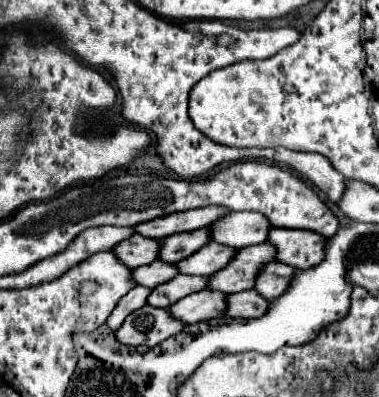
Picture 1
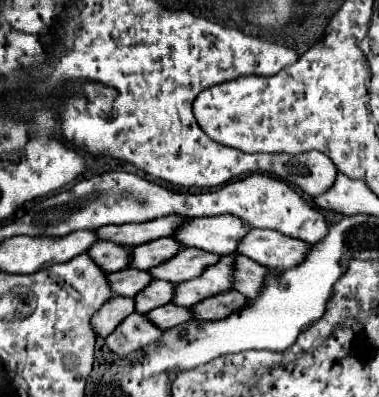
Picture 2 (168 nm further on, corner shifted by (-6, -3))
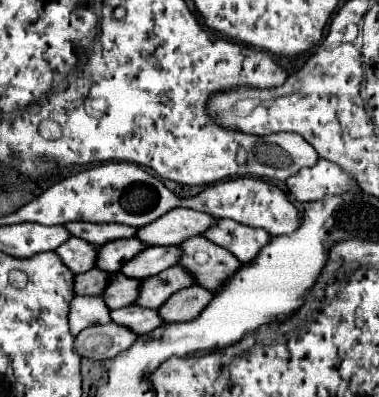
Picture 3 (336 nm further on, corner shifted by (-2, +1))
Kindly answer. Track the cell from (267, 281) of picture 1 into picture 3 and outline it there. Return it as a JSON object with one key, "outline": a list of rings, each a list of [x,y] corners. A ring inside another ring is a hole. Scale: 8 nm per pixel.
{"outline":[[[195,236],[195,240],[183,240],[183,244],[177,244],[177,248],[183,252],[179,266],[193,274],[197,286],[203,286],[211,292],[219,290],[223,282],[239,268],[239,260],[231,256],[231,252],[215,246],[203,236]]]}

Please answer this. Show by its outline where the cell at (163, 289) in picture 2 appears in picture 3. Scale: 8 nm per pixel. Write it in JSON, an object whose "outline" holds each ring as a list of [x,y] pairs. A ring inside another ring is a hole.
{"outline":[[[121,272],[111,274],[111,284],[107,284],[107,292],[103,292],[103,300],[111,310],[131,306],[139,292],[139,280],[131,280]]]}

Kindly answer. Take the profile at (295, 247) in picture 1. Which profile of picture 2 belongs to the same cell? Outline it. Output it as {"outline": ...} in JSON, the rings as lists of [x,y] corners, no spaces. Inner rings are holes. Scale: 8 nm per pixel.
{"outline":[[[255,228],[237,248],[239,254],[249,256],[251,260],[279,272],[283,272],[283,268],[295,268],[295,264],[299,264],[299,260],[303,260],[309,250],[311,244],[303,244],[303,240],[283,236],[281,232]]]}

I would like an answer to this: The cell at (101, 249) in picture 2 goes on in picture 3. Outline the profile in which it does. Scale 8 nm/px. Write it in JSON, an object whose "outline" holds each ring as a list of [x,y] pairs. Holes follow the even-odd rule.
{"outline":[[[69,238],[59,248],[55,248],[55,254],[71,268],[71,272],[87,272],[95,266],[97,248],[93,244],[87,244],[85,240]]]}

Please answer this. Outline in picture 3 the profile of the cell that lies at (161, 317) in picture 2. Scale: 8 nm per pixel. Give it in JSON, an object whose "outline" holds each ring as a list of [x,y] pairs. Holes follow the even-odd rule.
{"outline":[[[127,306],[127,308],[119,308],[119,310],[111,310],[111,320],[115,324],[123,324],[125,328],[131,328],[137,336],[149,334],[151,330],[155,330],[157,326],[163,324],[163,320],[159,318],[157,310],[149,310],[149,308],[141,308],[141,306]]]}

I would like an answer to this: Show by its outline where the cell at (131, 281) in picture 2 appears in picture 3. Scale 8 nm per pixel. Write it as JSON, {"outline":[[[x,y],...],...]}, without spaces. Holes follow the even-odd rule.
{"outline":[[[91,268],[91,272],[75,274],[75,296],[95,296],[101,294],[107,286],[109,274],[97,268]]]}

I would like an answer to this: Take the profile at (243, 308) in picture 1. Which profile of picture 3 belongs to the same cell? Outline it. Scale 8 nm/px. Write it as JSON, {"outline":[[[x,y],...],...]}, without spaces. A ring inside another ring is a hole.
{"outline":[[[197,284],[191,288],[183,288],[175,292],[163,308],[159,308],[159,316],[163,316],[163,322],[185,322],[199,316],[199,312],[209,304],[213,294],[205,288],[199,288]]]}

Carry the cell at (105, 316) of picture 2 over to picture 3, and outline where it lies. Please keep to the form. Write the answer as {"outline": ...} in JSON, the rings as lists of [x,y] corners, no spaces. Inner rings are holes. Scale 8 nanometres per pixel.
{"outline":[[[75,296],[71,300],[67,318],[69,318],[69,328],[73,336],[77,336],[87,326],[111,322],[109,308],[105,306],[101,296]]]}

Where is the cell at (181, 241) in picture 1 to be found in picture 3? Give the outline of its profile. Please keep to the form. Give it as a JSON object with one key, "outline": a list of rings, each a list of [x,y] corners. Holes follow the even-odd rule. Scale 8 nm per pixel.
{"outline":[[[123,238],[123,240],[111,240],[97,248],[99,260],[95,260],[95,268],[103,272],[119,272],[123,262],[131,260],[139,250],[143,250],[145,244],[141,244],[137,238]]]}

